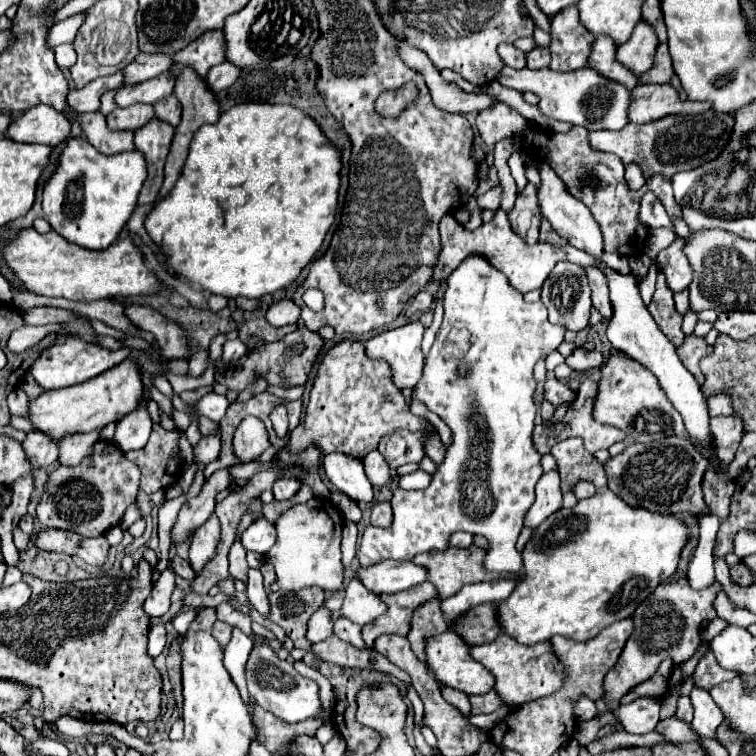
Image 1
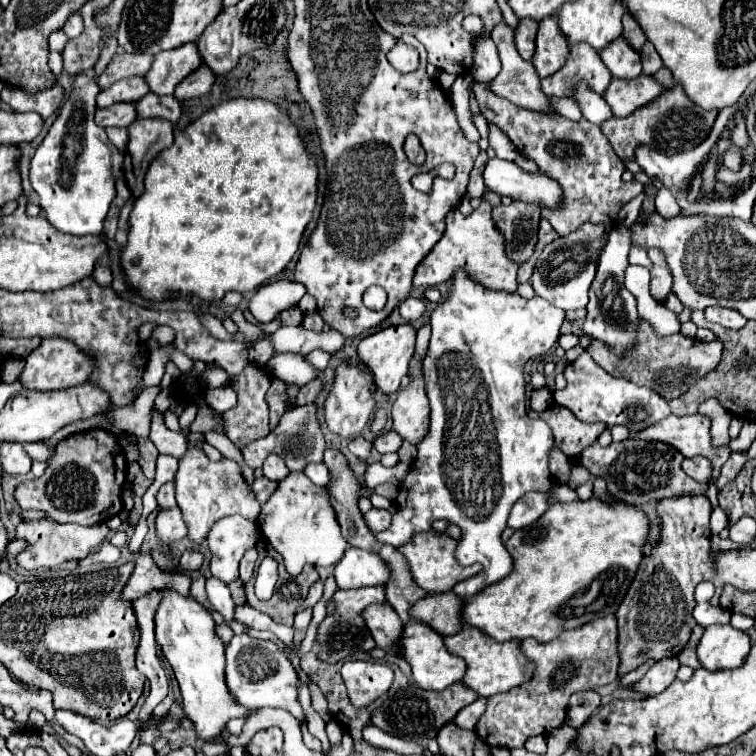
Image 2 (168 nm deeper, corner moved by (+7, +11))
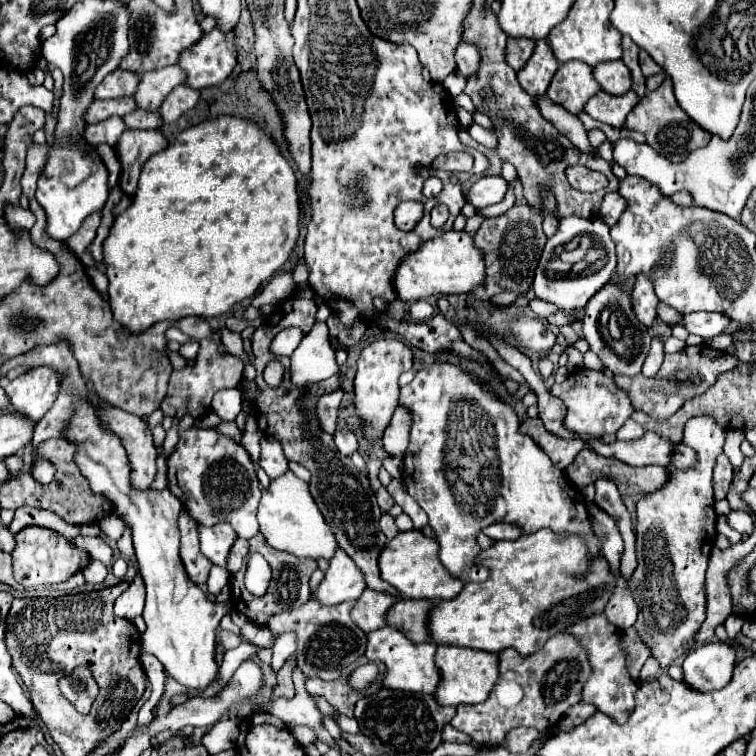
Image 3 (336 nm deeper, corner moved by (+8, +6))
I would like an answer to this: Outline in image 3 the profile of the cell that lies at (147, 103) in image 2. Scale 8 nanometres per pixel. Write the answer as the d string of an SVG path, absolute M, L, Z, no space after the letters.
M134 110L124 118L124 124L128 130L154 130L160 128L160 116L158 112L146 112L146 110Z

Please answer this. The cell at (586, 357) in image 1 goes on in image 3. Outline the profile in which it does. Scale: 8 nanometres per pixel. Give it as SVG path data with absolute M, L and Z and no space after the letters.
M700 344L700 346L686 346L682 352L676 352L676 354L666 354L656 378L646 378L642 374L638 374L634 378L616 376L614 380L630 396L634 410L642 410L650 418L664 422L666 418L670 418L670 414L674 414L678 408L682 408L682 404L686 400L690 400L692 396L704 394L710 386L714 386L714 382L720 374L730 372L740 364L742 362L736 356L730 356L726 352L718 352L706 344Z

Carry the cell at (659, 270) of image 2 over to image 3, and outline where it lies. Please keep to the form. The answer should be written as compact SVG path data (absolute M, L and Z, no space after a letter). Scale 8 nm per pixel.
M640 274L634 282L634 290L630 296L632 296L632 310L634 310L636 318L646 328L650 328L656 318L656 304L658 304L658 296L654 294L652 282L644 274Z

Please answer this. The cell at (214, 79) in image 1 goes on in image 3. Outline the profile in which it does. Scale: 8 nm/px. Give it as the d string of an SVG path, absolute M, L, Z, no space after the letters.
M180 84L178 88L174 88L166 96L166 100L162 102L162 106L158 108L158 114L162 116L164 126L176 122L182 114L186 114L188 110L192 110L196 106L198 98L200 98L200 92L198 90L192 90L190 86Z

